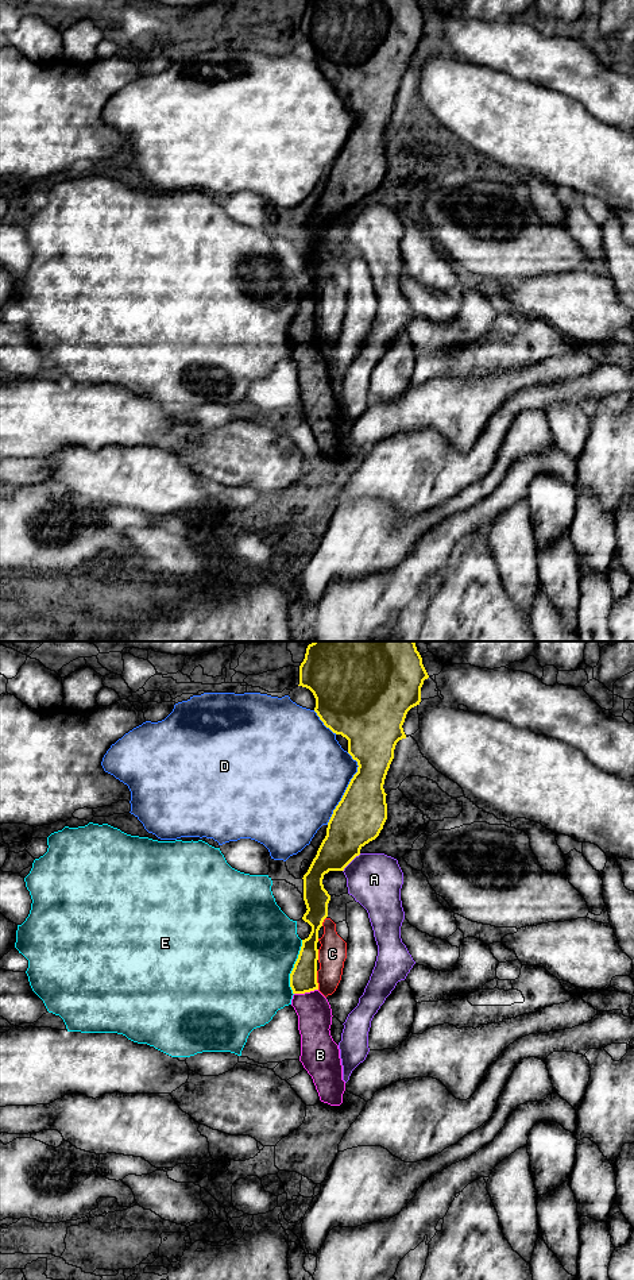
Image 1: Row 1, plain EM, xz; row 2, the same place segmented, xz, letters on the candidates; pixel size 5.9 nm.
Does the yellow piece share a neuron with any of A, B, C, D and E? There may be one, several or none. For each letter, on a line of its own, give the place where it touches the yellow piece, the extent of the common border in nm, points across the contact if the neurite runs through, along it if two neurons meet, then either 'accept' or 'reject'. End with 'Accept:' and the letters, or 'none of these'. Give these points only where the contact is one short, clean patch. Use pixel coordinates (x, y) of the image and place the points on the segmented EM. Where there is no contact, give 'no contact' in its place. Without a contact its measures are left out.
A: meets yellow in xz at (351, 860); contact 160 nm long; border along xz (360, 854), (343, 871); reject
B: meets yellow in xz at (305, 991); contact 150 nm long; runs through xz (304, 976), (305, 991), (306, 1001), (314, 1014); accept
C: meets yellow in xz at (316, 980); contact 110 nm long; border along xz (316, 971), (319, 989); reject
D: meets yellow in xz at (347, 789); contact 460 nm long; reject
E: meets yellow in xz at (294, 967); contact 340 nm long; border along xz (302, 940), (298, 957), (290, 974), (293, 994); reject
Accept: B

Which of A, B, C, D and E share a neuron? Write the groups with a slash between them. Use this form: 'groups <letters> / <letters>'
groups A / B / C / D / E

